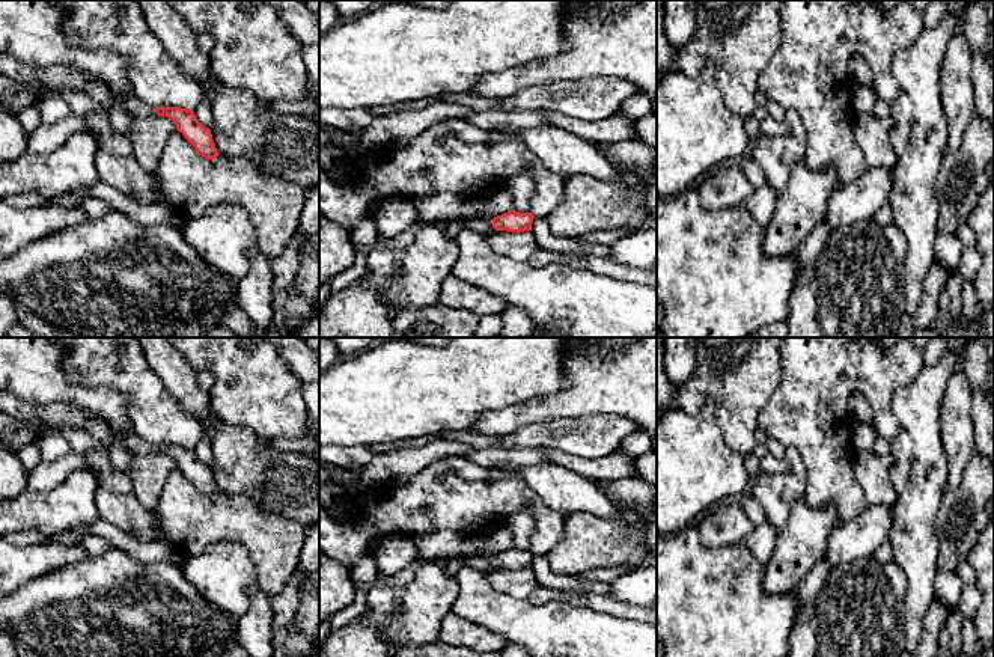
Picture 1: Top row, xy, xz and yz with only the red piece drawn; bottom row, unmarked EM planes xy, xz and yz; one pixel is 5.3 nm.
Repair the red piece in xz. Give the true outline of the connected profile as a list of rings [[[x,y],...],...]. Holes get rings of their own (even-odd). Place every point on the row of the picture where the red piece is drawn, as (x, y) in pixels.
[[[509,209],[508,212],[491,218],[462,218],[467,229],[477,234],[486,234],[488,231],[508,231],[508,232],[524,232],[532,231],[533,212],[518,212]]]

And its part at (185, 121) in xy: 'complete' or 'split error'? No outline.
split error

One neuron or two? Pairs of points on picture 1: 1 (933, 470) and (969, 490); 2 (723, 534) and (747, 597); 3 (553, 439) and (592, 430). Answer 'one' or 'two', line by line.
1: two
2: two
3: one

